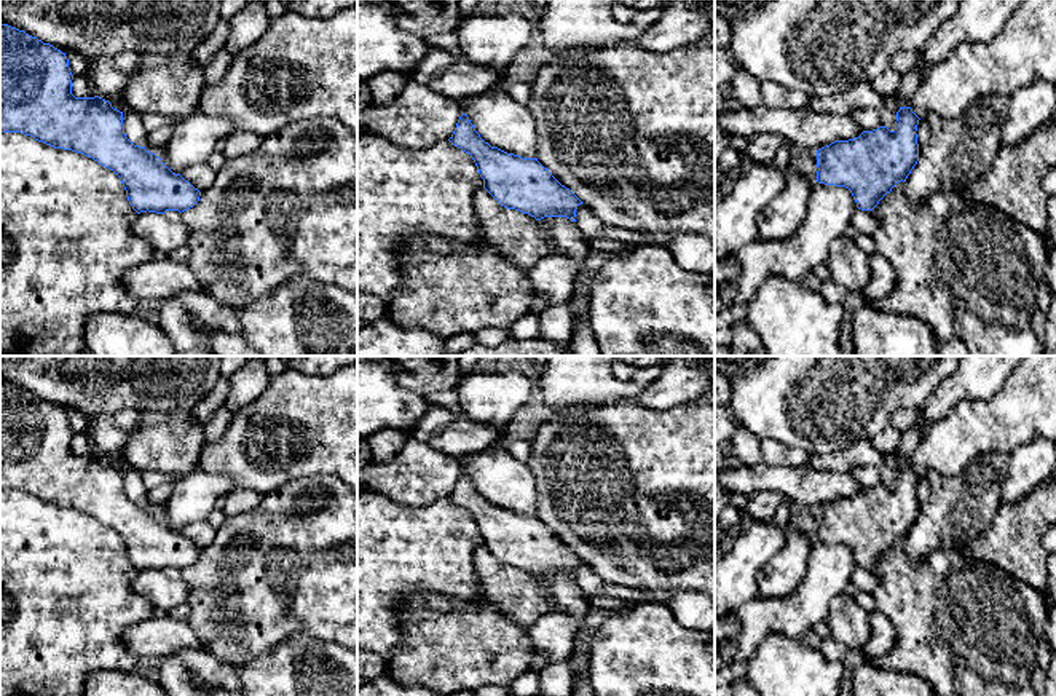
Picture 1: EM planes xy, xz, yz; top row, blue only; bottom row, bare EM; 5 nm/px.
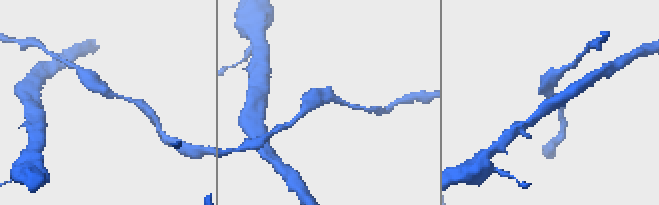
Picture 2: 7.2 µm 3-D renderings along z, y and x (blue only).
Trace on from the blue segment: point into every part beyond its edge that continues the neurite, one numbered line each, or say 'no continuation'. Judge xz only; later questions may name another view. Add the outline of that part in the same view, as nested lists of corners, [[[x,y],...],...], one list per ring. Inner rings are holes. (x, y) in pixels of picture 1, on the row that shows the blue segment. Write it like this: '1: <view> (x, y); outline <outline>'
no continuation

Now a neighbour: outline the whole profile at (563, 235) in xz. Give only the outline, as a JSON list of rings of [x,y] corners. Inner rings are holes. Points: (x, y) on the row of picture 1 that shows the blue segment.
[[[544,217],[538,222],[544,227],[552,249],[569,255],[577,263],[576,281],[581,281],[585,276],[590,249],[576,222],[566,217]]]

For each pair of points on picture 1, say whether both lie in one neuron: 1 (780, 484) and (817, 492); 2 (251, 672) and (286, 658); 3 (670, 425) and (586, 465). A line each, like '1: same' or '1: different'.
1: same
2: same
3: same

